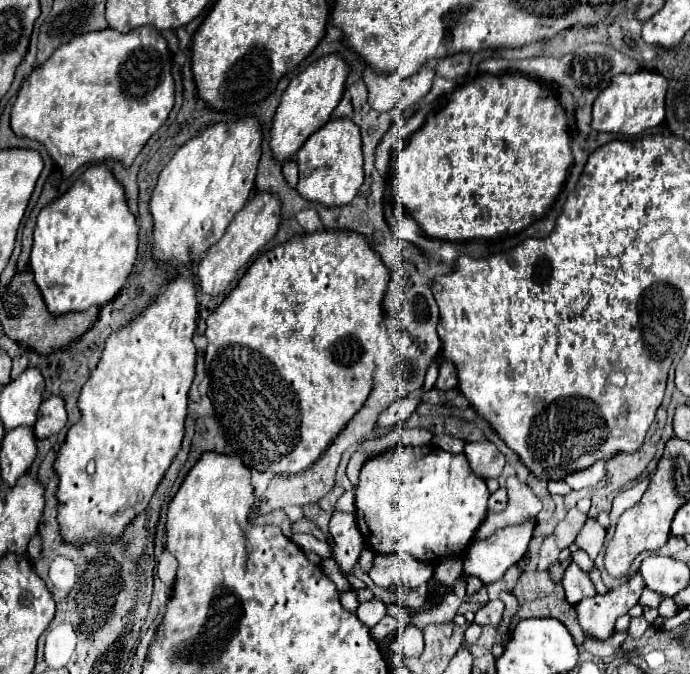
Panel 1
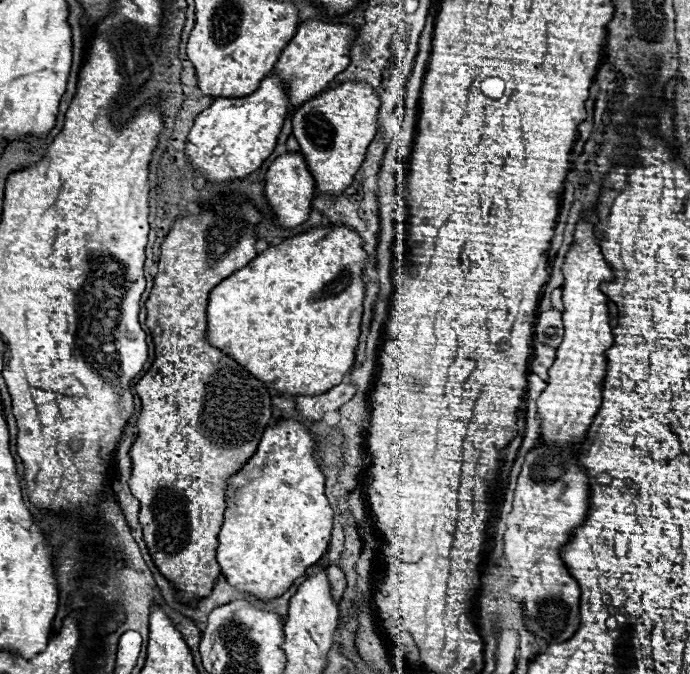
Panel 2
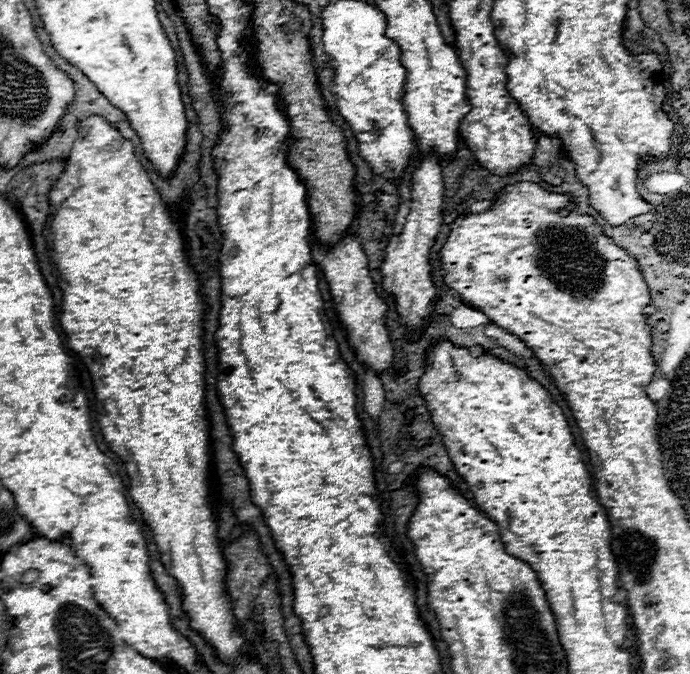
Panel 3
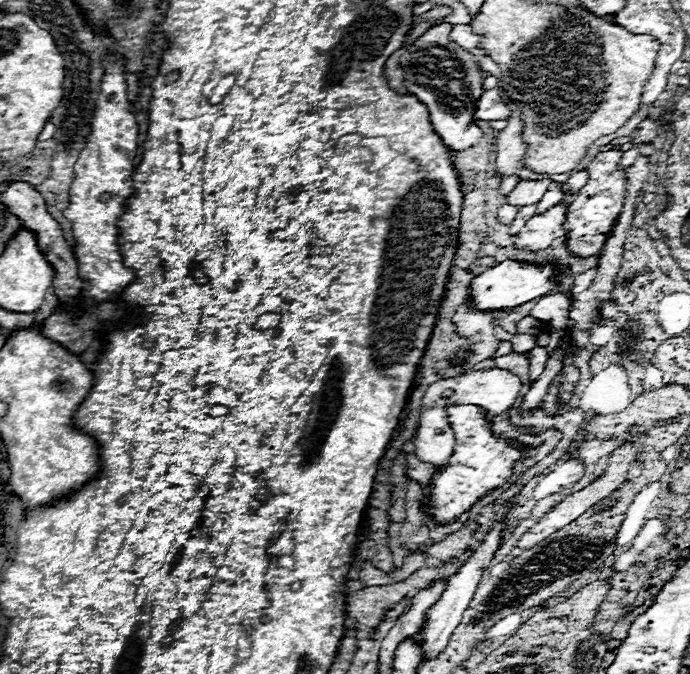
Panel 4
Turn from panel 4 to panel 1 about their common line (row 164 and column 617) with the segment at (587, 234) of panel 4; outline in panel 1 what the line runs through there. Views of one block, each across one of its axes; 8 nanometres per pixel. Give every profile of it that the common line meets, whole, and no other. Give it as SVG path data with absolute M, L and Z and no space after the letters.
M636 574L614 592L608 592L604 596L596 594L592 598L584 598L576 606L582 630L598 640L610 638L614 634L616 618L628 612L638 602L642 590L644 590L644 580L640 578L640 574Z

